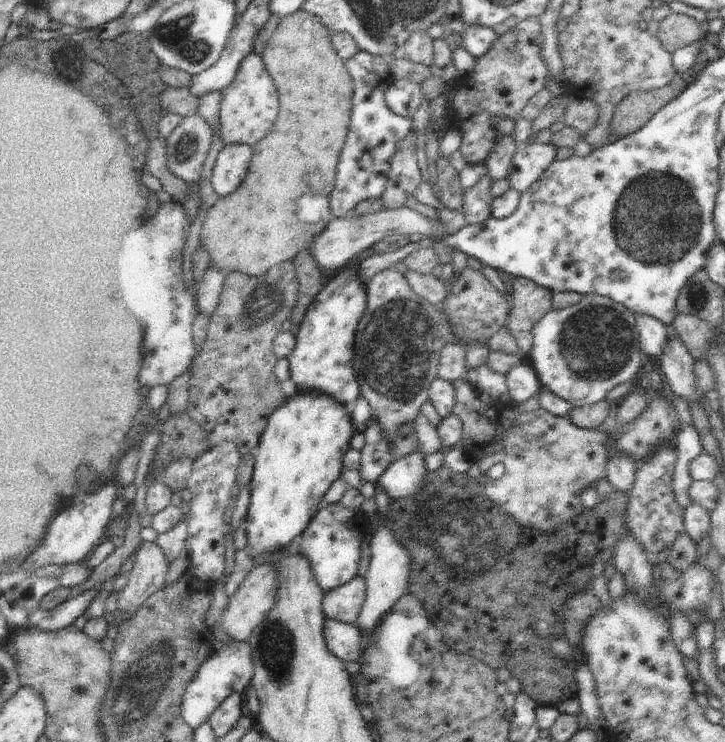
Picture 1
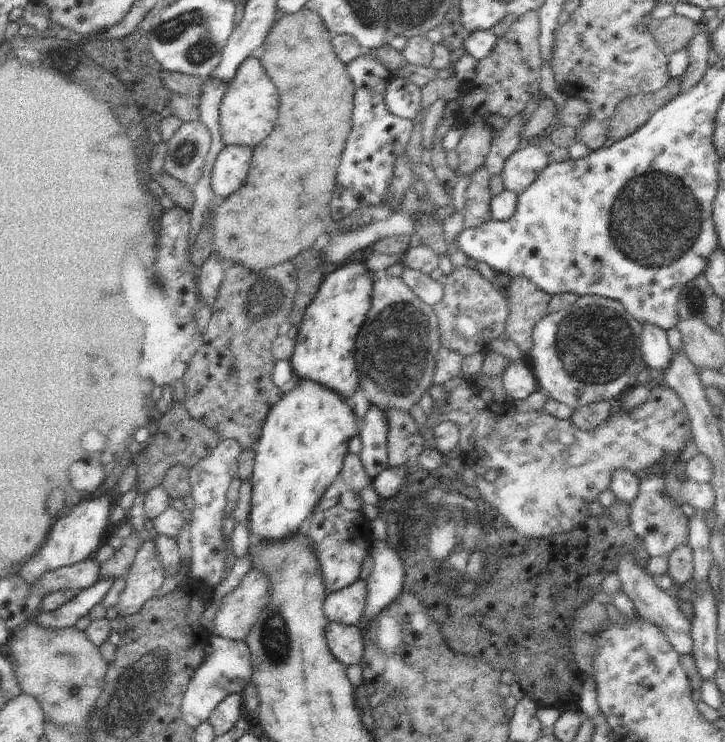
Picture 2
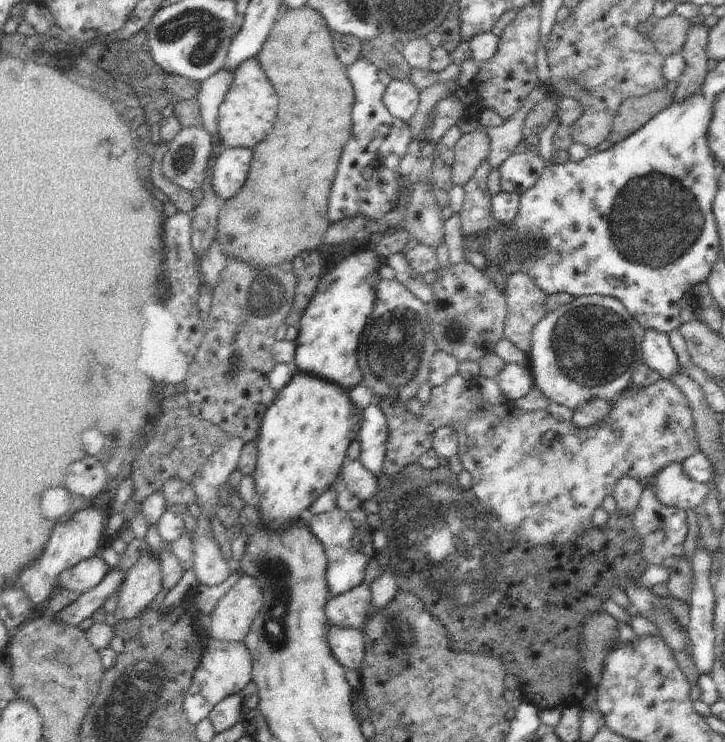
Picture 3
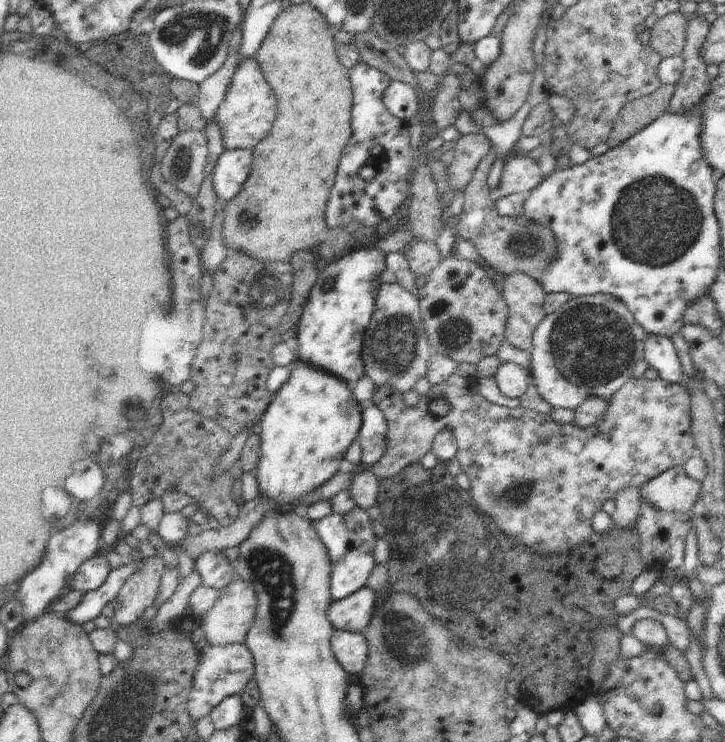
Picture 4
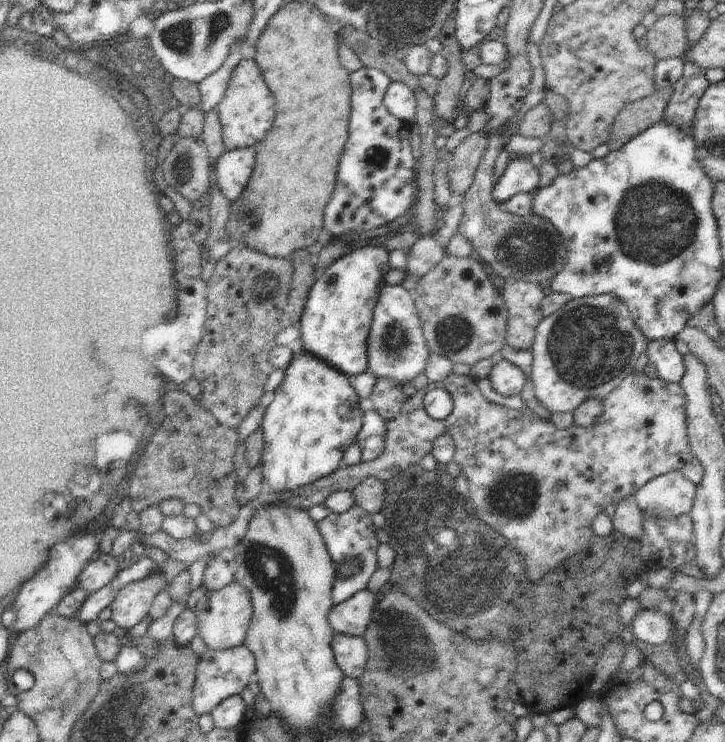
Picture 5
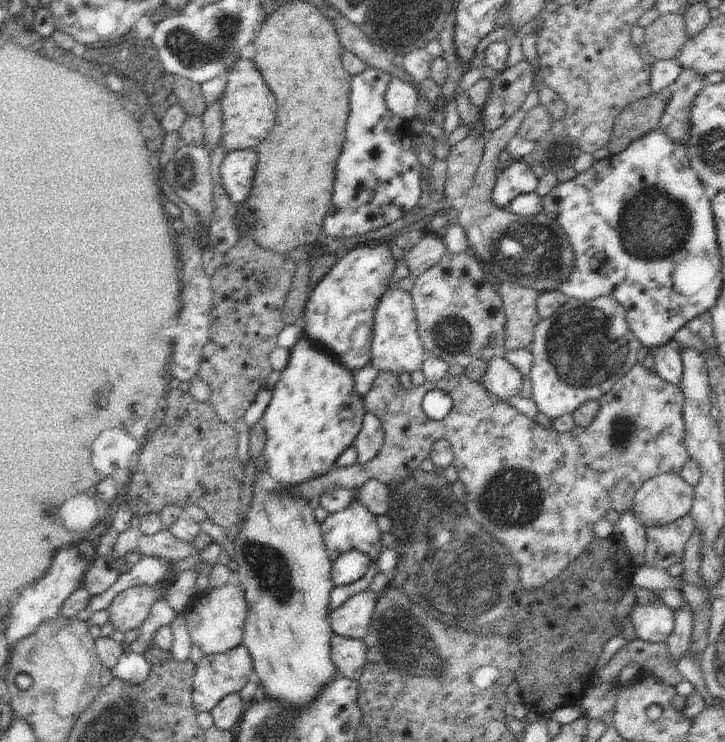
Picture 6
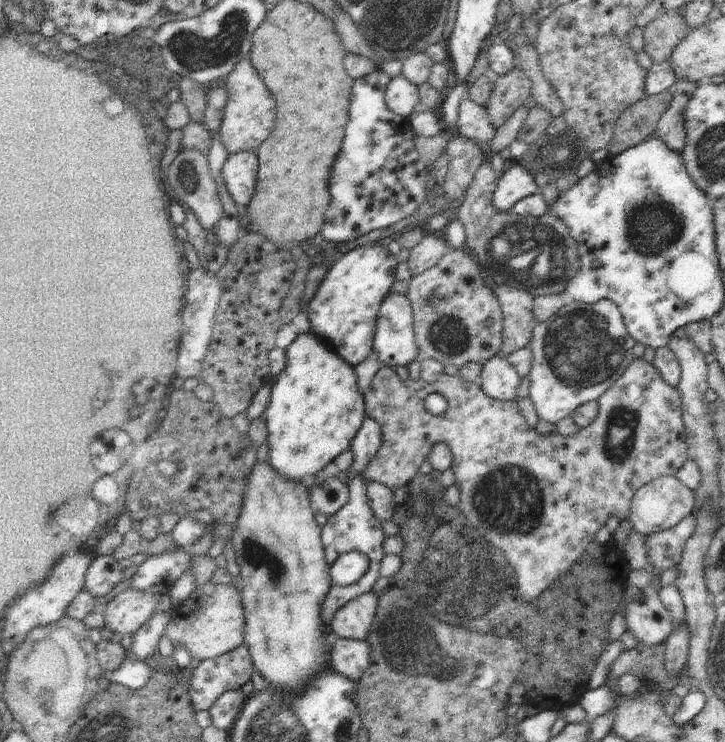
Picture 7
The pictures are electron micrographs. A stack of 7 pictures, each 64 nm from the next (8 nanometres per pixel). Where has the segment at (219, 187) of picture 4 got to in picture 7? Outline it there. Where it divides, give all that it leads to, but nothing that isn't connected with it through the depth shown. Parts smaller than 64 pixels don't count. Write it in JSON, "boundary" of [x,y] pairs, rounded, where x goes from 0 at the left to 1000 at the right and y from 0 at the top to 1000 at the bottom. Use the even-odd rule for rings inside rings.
{"boundary":[[[350,202],[330,204],[312,216],[306,239],[328,278],[341,278],[350,263],[357,212]]]}

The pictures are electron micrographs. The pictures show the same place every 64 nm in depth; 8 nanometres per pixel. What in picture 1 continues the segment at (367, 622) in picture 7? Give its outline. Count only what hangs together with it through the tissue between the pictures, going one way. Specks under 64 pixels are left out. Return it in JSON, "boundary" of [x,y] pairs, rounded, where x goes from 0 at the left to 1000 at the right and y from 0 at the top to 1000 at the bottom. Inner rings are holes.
{"boundary":[[[492,775],[480,786],[448,798],[443,813],[444,823],[452,834],[490,840],[498,825],[503,799],[503,779]]]}

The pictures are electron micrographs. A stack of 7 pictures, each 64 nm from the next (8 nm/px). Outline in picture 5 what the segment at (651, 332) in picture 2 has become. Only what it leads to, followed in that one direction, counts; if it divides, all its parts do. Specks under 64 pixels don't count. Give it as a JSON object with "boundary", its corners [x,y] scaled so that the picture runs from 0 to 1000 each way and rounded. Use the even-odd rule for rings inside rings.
{"boundary":[[[903,458],[892,462],[891,473],[894,474],[894,485],[902,491],[902,496],[908,501],[908,508],[926,516],[937,516],[943,507],[945,493],[942,480],[938,478],[930,462],[930,458]]]}

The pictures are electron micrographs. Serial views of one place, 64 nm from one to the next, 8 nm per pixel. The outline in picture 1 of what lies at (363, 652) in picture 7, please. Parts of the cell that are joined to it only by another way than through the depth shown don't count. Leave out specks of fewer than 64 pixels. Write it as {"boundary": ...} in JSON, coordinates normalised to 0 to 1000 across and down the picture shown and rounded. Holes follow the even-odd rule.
{"boundary":[[[450,833],[447,856],[454,879],[472,889],[492,892],[503,869],[502,854],[490,840],[474,840]]]}

